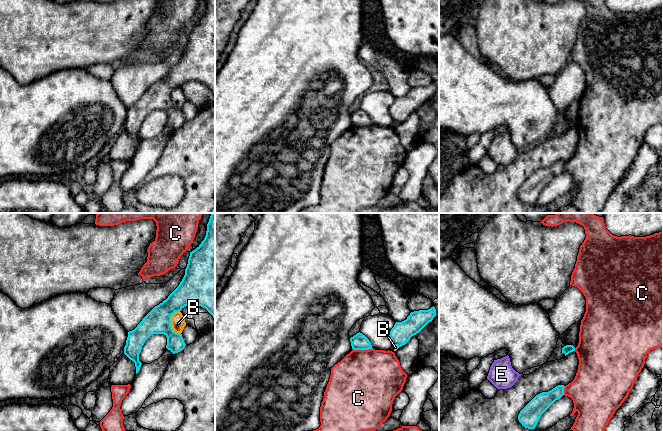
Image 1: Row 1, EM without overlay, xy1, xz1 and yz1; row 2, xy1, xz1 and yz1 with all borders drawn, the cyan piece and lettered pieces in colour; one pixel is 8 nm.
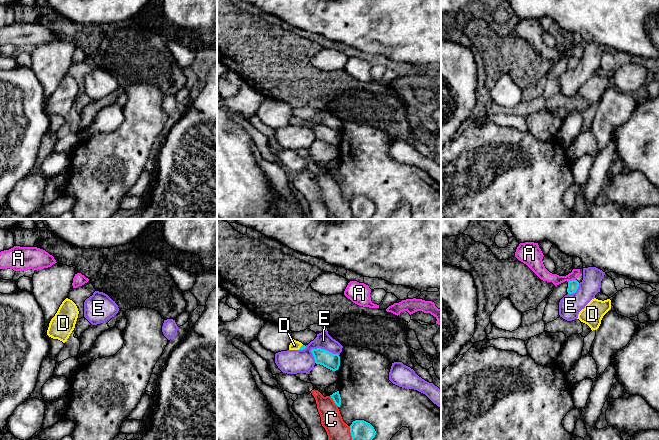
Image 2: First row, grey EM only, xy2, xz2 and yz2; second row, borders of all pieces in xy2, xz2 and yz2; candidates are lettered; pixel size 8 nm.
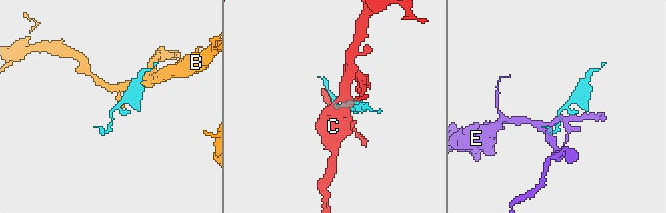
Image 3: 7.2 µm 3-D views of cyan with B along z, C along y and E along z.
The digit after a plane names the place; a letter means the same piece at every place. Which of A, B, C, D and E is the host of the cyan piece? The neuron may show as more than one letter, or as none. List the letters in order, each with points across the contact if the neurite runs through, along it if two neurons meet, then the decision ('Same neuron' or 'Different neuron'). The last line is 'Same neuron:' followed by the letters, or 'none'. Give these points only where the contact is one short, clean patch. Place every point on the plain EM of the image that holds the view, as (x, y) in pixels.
A: Boundary: yz2 (575, 55), (568, 58). Different neuron
B: Boundary: xy1 (178, 86), (171, 93), (171, 103), (180, 110). Different neuron
C: Different neuron
D: Same neuron
E: Boundary: xz2 (310, 126), (323, 124), (338, 131). Different neuron
Same neuron: D

